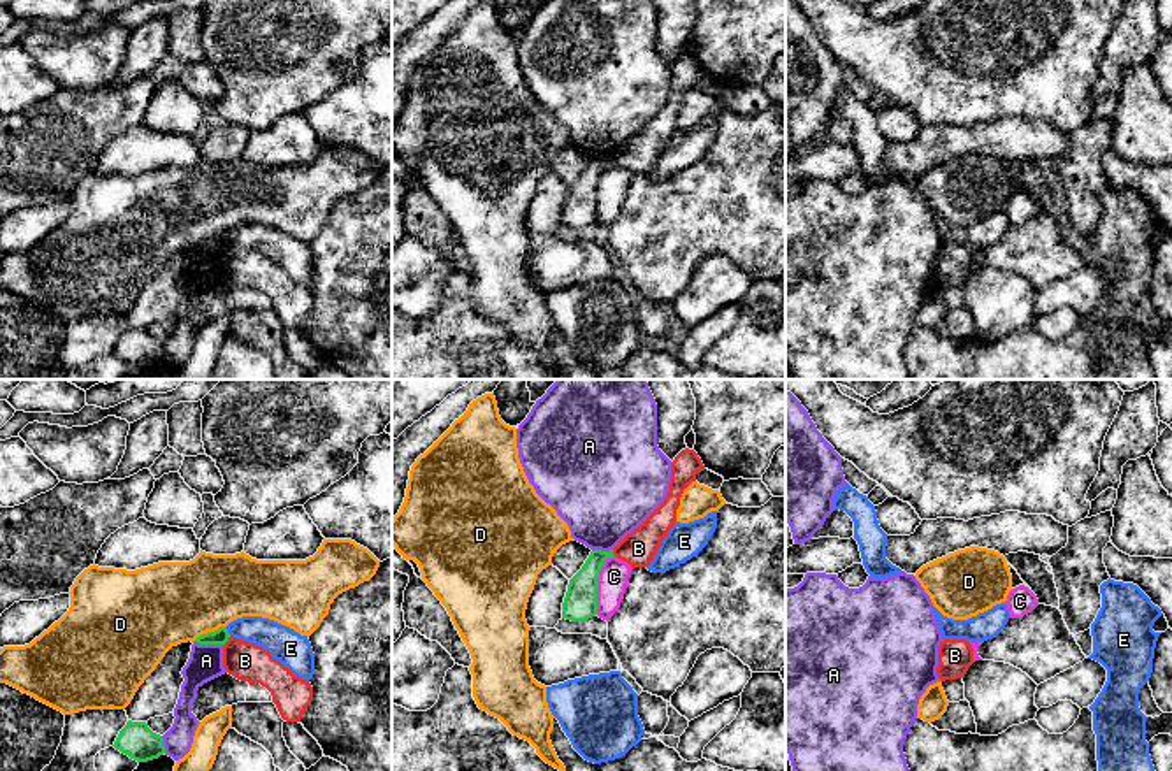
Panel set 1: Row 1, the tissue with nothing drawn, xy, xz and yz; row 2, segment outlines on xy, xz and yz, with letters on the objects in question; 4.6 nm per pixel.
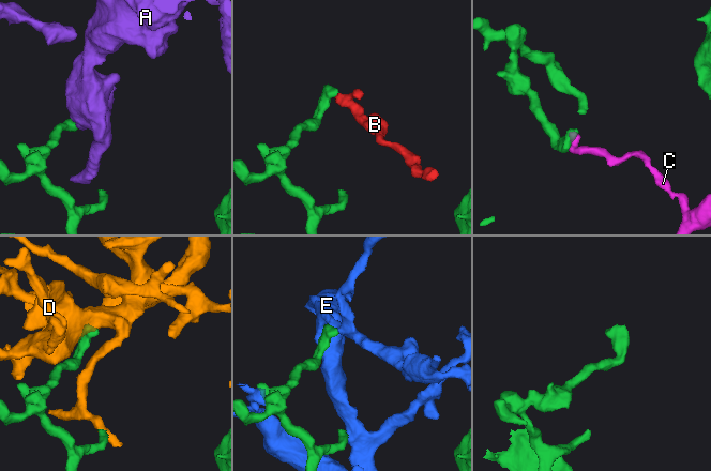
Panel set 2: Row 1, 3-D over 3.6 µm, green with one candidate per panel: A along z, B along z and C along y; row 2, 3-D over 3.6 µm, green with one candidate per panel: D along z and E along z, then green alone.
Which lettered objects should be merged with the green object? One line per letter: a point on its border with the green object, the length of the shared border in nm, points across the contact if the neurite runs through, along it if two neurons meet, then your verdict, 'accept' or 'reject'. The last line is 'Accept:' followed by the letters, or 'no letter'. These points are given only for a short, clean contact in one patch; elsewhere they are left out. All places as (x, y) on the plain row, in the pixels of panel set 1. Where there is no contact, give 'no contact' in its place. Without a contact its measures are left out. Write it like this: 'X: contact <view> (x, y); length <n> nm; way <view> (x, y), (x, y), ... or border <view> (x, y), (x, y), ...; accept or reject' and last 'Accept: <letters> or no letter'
A: contact xy (209, 250); length 140 nm; reject
B: contact xy (227, 246); length 50 nm; border xy (231, 243), (224, 250); reject
C: contact xz (596, 190); length 280 nm; border xz (614, 162), (605, 167), (600, 178), (596, 220); reject
D: contact xy (209, 239); length 170 nm; reject
E: contact xy (227, 237); length 50 nm; reject
Accept: no letter

